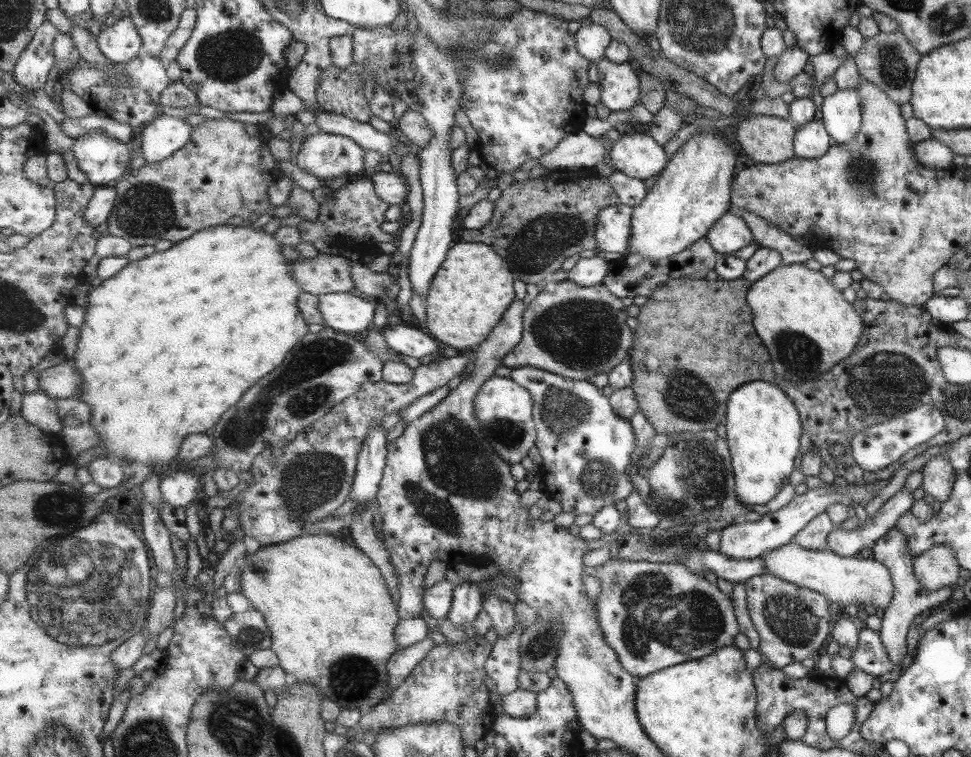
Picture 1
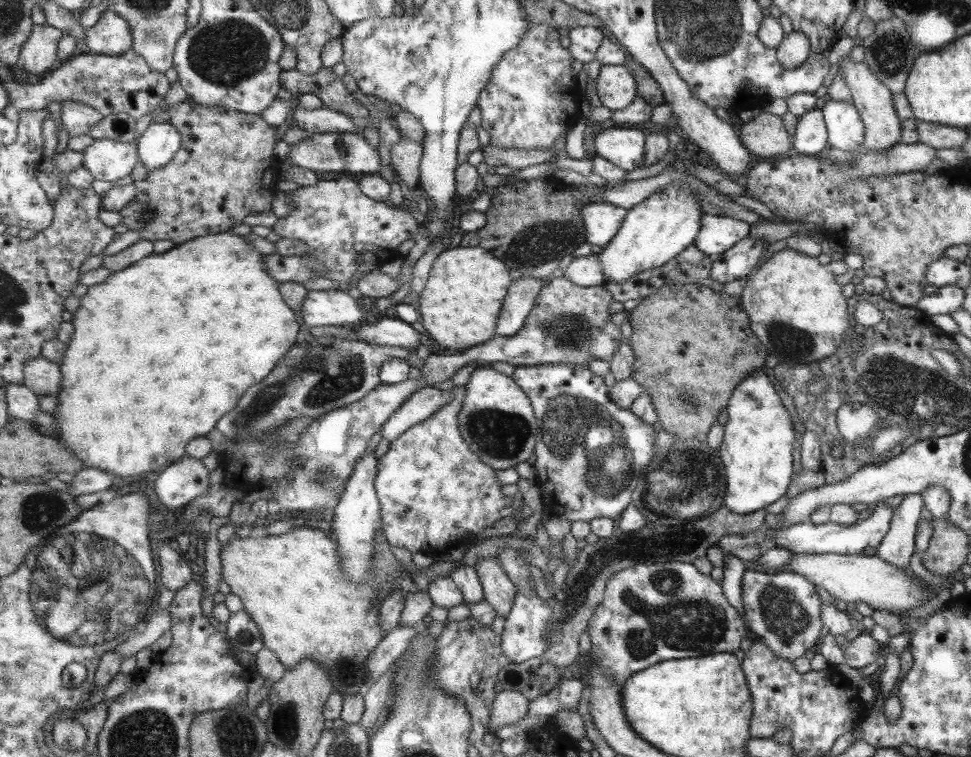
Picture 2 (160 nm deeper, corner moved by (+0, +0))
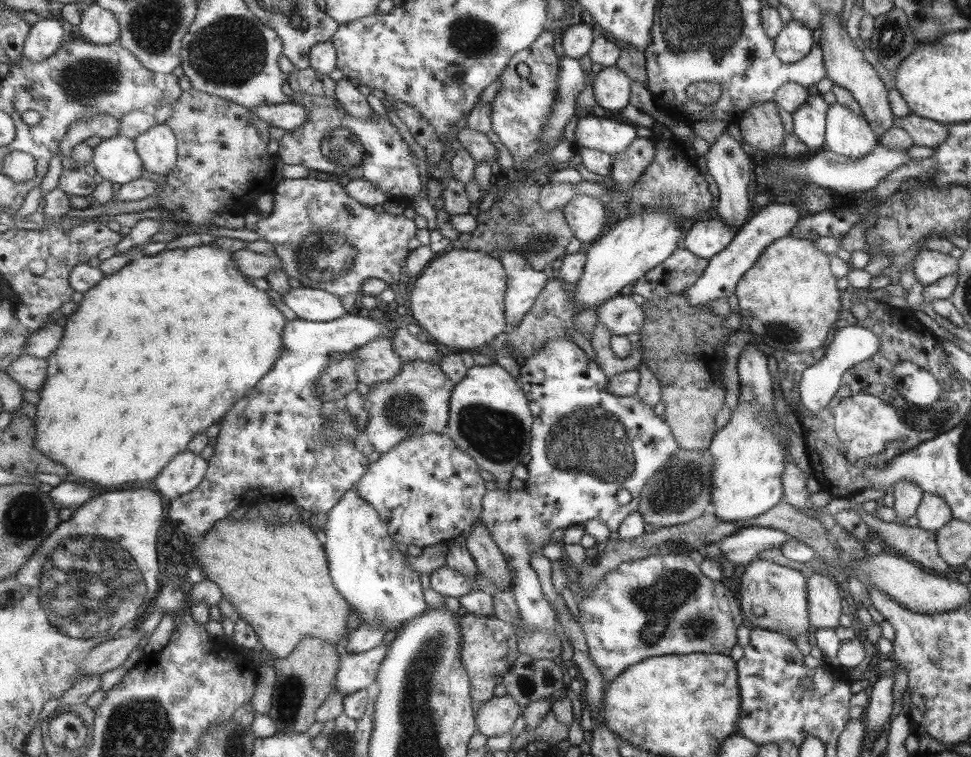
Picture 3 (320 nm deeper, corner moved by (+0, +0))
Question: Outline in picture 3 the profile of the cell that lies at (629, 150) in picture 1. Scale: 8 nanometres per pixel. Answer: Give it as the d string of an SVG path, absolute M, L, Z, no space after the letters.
M587 114L575 128L576 143L580 148L592 148L615 156L632 145L635 127L621 121Z

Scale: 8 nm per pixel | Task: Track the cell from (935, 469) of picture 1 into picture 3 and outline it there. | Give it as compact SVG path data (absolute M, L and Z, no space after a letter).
M929 492L922 493L914 515L919 529L935 534L953 519L943 497Z

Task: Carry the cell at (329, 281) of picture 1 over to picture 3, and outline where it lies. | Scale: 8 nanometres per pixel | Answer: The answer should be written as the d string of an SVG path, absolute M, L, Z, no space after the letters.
M245 248L232 252L232 258L245 276L251 276L259 283L263 283L272 270L283 266L282 260L276 253L257 253Z

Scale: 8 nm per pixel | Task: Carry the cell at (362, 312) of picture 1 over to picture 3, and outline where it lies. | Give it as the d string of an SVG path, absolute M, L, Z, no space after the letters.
M292 288L280 296L299 319L329 322L347 314L338 296L318 288Z

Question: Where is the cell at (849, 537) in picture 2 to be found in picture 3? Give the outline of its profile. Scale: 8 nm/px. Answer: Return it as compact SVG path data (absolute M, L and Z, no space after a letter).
M743 526L717 543L720 556L738 569L755 559L756 554L762 550L781 548L784 542L791 540L797 539L789 537L781 530L761 526Z

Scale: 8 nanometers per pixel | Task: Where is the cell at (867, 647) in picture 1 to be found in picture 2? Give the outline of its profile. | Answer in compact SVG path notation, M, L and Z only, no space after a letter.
M869 632L859 633L843 646L843 664L853 669L861 669L873 662L880 662L878 654L882 647Z

